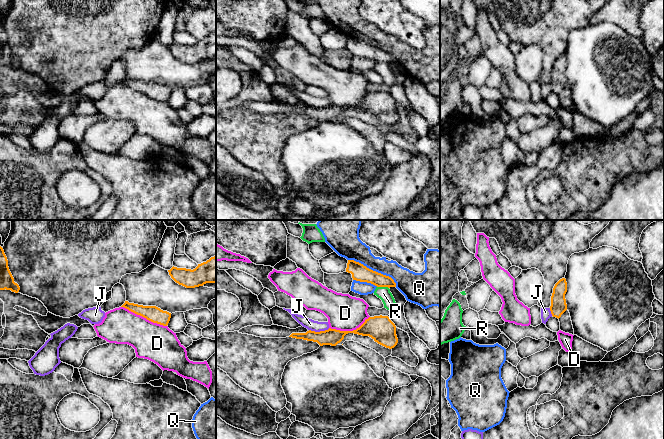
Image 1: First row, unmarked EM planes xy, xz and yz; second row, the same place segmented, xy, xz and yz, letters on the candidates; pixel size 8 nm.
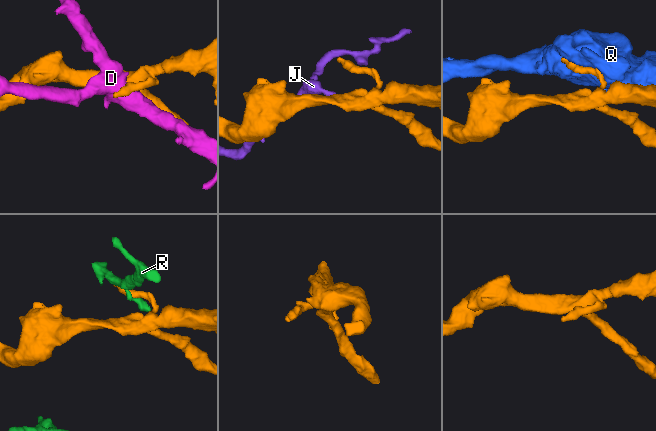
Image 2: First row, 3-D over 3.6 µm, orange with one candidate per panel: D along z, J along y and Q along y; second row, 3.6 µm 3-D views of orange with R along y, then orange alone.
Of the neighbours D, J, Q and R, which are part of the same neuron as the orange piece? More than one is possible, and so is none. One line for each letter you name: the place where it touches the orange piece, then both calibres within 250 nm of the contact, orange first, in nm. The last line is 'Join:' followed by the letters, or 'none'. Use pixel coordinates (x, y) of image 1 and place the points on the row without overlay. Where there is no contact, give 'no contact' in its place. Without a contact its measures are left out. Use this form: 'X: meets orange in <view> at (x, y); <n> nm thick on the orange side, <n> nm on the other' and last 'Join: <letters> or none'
Join: none

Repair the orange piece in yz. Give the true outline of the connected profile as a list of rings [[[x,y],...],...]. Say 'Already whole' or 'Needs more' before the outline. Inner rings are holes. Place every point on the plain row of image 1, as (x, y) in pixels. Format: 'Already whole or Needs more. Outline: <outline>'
Already whole. Outline: [[[565,54],[560,55],[553,64],[551,72],[550,87],[553,93],[560,94],[567,86],[565,70],[567,68],[567,58]]]

